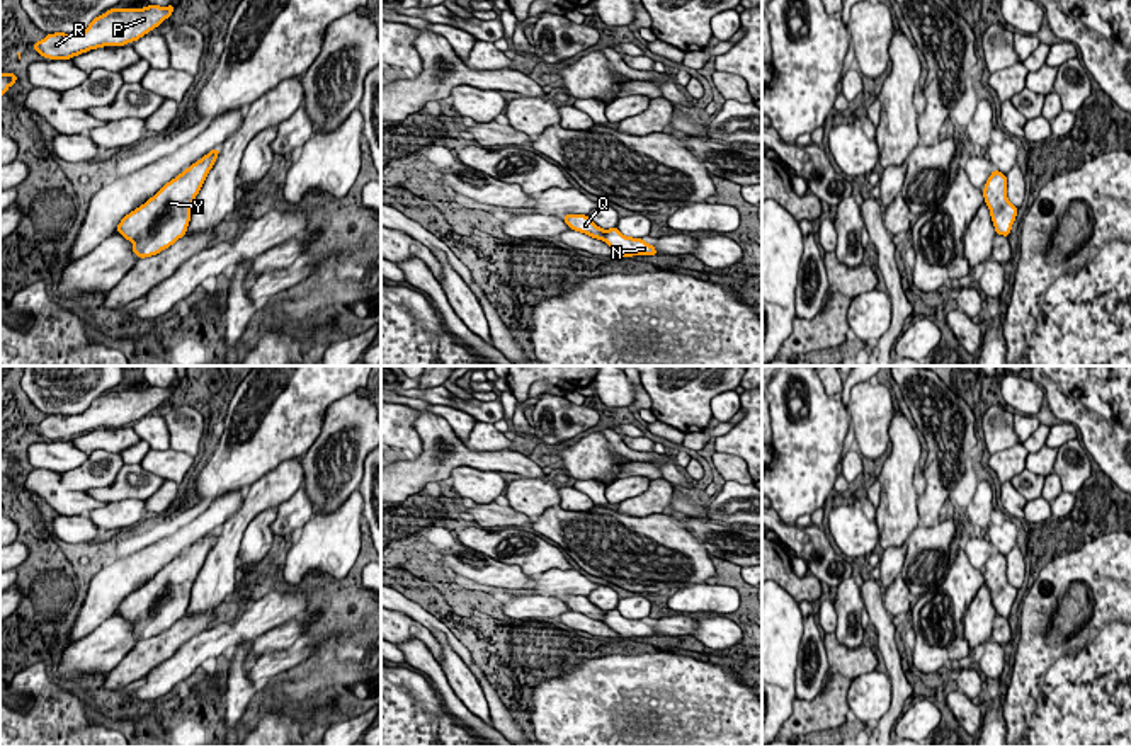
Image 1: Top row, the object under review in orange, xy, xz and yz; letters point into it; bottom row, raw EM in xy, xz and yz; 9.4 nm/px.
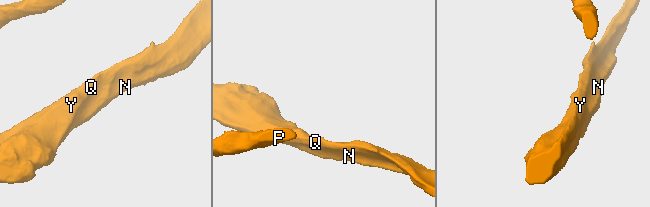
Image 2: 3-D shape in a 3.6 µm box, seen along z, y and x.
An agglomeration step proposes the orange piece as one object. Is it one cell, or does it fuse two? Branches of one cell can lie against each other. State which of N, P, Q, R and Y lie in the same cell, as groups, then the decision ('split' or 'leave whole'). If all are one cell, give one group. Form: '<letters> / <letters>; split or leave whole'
N P Q R Y; leave whole

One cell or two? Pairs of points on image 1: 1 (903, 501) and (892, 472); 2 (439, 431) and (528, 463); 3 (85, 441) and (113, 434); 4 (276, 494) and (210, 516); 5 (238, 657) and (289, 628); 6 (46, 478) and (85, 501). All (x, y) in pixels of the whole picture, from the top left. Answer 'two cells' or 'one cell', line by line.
1: one cell
2: one cell
3: one cell
4: two cells
5: two cells
6: one cell

